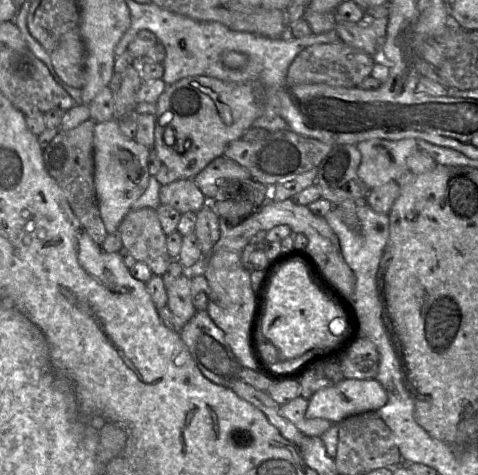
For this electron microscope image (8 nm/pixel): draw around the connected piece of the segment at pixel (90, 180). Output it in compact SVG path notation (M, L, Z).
M89 118L71 130L59 130L43 149L42 154L46 171L64 192L70 208L88 236L94 243L101 246L108 233L100 216L94 187L93 135L95 125L96 122Z

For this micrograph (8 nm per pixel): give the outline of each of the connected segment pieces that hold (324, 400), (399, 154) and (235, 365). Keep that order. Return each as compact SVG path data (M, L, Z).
M344 379L335 386L315 392L308 399L306 418L322 418L332 423L340 423L347 417L365 412L377 411L388 401L388 395L376 379Z
M371 139L360 142L361 163L357 171L359 179L368 190L390 181L401 181L407 174L407 159L419 150L417 140Z
M196 311L182 327L180 337L205 378L226 388L229 387L229 383L240 379L239 372L242 366L226 342L224 333L214 324L207 311Z

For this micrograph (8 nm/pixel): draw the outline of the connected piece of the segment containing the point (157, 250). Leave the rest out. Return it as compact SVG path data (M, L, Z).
M151 208L130 210L120 223L118 231L122 244L136 262L144 263L154 276L167 271L171 258L166 238L157 213Z

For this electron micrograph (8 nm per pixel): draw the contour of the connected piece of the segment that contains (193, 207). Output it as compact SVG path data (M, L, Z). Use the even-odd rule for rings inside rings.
M192 179L176 180L168 185L161 185L160 204L170 206L180 214L197 213L209 201Z

